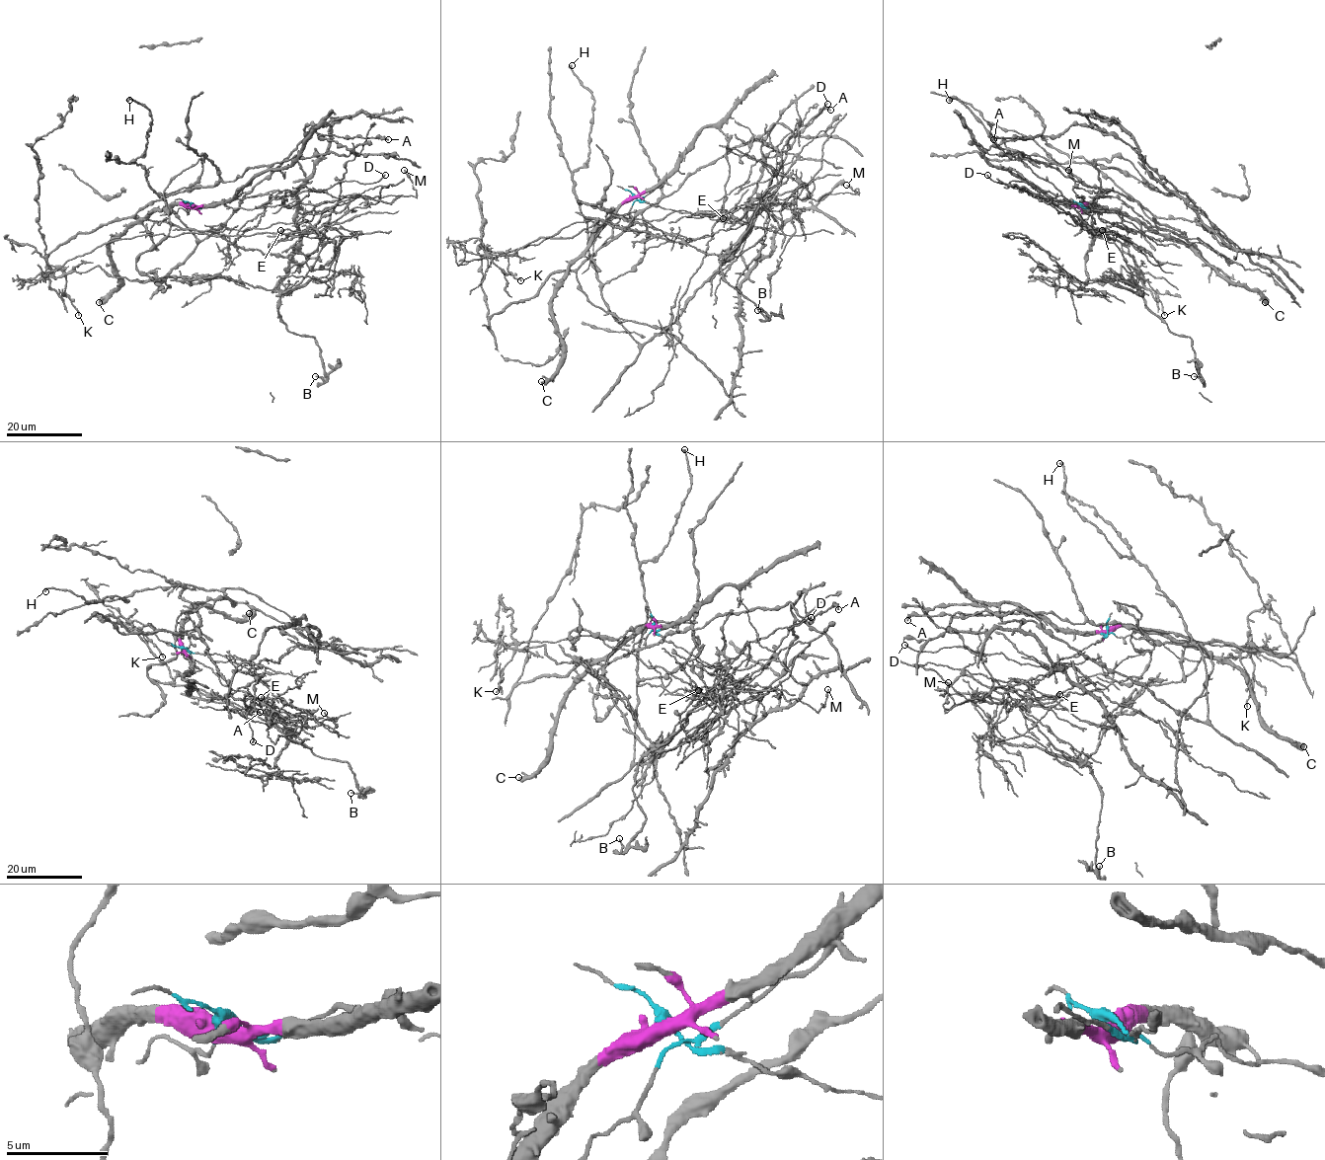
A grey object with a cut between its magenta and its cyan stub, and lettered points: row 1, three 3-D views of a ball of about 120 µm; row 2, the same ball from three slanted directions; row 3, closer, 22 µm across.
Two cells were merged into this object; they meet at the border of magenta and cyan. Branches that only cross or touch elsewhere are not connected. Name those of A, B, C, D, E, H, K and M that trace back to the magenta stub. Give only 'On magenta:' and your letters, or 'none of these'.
On magenta: A, C, H

